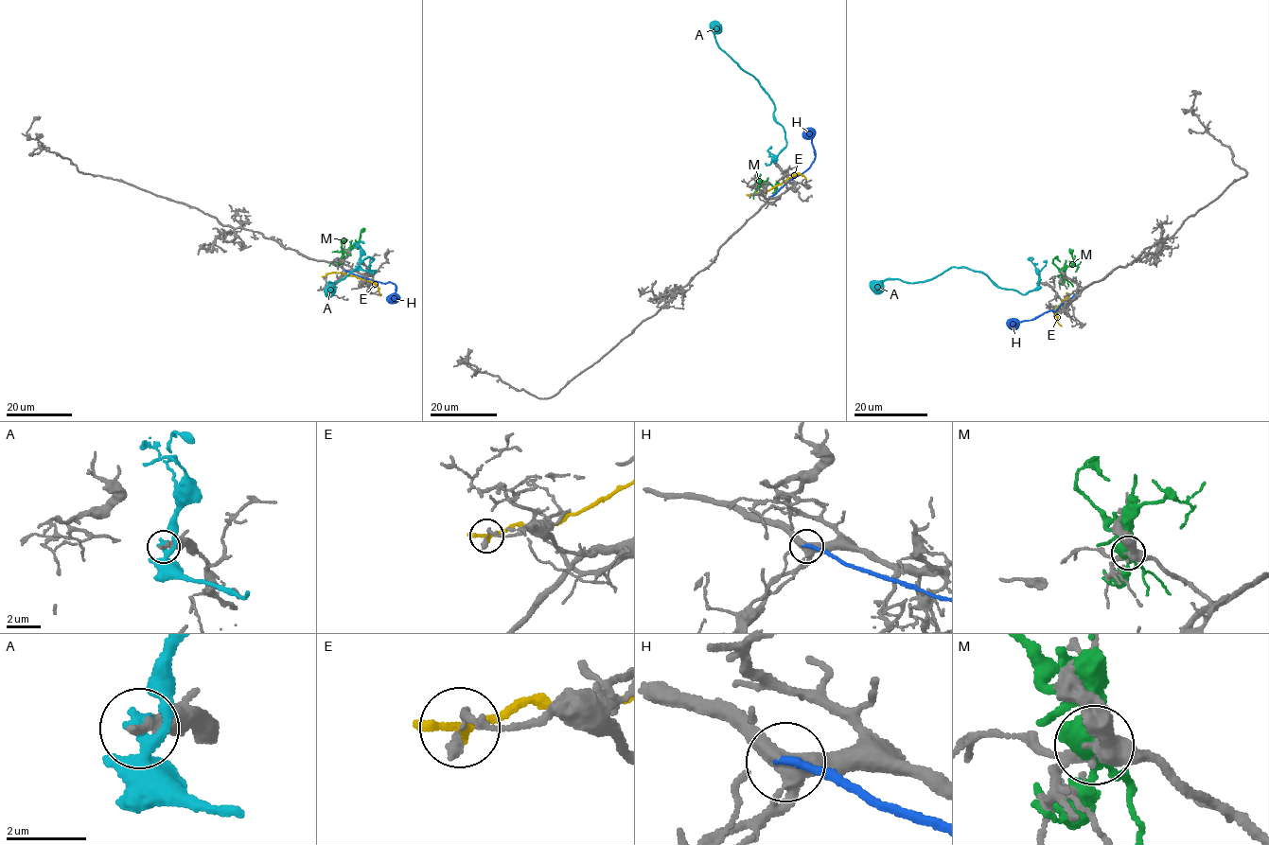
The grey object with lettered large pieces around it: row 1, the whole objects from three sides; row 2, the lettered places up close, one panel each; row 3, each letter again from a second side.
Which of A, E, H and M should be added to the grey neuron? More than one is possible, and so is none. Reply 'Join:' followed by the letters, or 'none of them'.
Join: H

